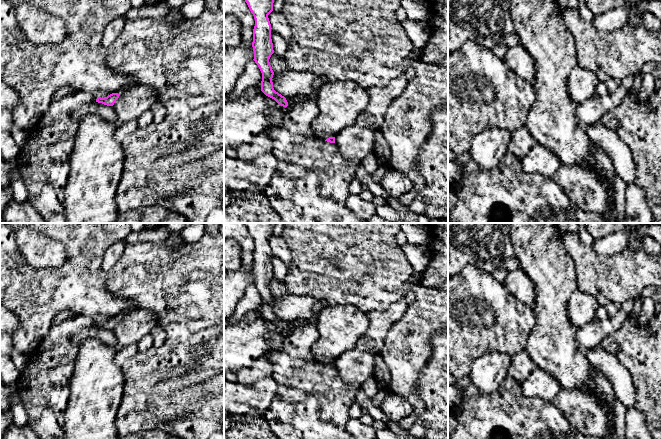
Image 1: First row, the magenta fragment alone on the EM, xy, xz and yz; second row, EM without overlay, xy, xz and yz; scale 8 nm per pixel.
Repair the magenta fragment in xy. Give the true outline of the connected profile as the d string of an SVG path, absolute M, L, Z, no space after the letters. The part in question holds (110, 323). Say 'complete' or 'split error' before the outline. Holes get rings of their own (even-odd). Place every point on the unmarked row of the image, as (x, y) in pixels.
split error | M98 314L96 316L96 319L98 320L96 326L102 327L107 330L113 330L116 324L119 322L118 317L111 317L105 314Z

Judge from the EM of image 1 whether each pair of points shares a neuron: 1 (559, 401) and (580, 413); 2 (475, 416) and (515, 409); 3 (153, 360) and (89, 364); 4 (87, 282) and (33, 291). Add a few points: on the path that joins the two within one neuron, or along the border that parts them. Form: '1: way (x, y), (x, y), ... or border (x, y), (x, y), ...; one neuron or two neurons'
1: way (564, 401), (569, 402), (575, 408); one neuron
2: way (485, 416), (505, 416); one neuron
3: border (120, 367), (123, 373), (123, 390); two neurons
4: way (74, 286), (46, 291); one neuron

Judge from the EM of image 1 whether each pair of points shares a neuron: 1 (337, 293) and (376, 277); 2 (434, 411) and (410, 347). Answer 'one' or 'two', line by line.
1: one
2: two

